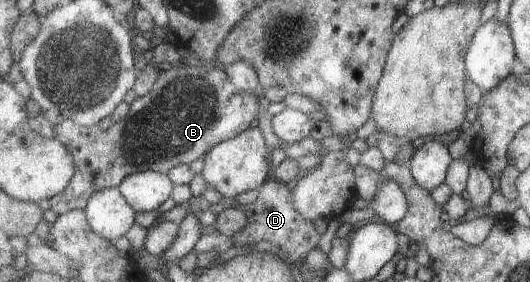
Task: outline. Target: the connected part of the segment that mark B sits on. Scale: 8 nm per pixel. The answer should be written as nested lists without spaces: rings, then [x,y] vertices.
[[[173,63],[171,68],[162,71],[161,78],[146,95],[134,100],[129,114],[123,120],[112,123],[107,130],[100,129],[100,125],[83,126],[70,118],[55,125],[57,138],[69,147],[77,159],[77,174],[62,193],[49,199],[50,209],[57,214],[85,210],[94,194],[106,188],[120,187],[129,175],[148,170],[168,174],[177,165],[192,163],[205,156],[208,149],[210,151],[220,142],[231,140],[250,129],[252,121],[260,117],[260,106],[256,93],[240,89],[222,66],[206,71],[198,66]]]

